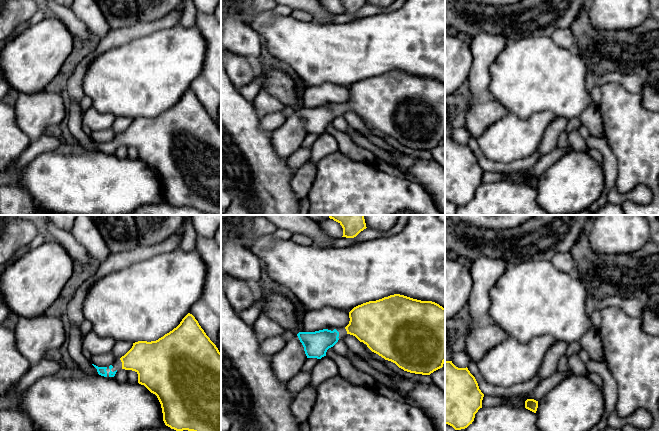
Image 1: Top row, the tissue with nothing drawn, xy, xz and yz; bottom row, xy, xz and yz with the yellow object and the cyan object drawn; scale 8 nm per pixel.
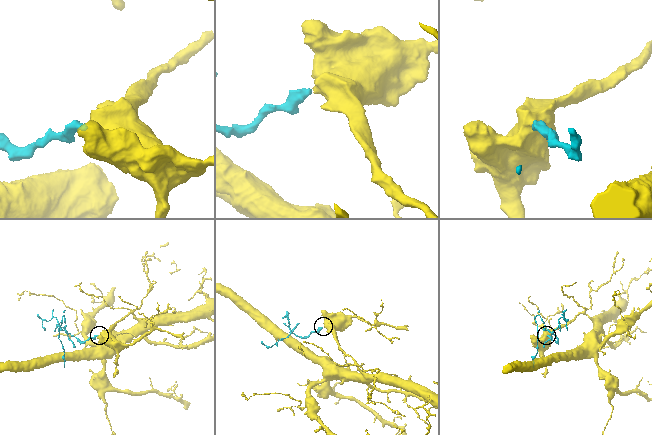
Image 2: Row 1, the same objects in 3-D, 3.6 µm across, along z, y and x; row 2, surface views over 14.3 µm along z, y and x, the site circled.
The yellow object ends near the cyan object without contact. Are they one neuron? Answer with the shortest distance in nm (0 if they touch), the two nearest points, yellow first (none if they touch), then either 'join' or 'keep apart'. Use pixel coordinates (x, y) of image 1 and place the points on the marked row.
50 nm apart; from yellow across xy (122, 368), (116, 370); join

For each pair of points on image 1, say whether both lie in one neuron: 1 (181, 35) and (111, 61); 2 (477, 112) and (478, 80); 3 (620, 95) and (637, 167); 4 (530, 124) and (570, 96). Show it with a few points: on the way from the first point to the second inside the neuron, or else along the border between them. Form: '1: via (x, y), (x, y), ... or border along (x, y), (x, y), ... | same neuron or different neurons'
1: via (165, 53), (157, 61), (129, 61) | same neuron
2: border along (483, 97), (475, 102) | different neurons
3: via (622, 113), (630, 130), (637, 137), (637, 149) | same neuron
4: border along (556, 115), (549, 111), (537, 111), (527, 118) | different neurons

